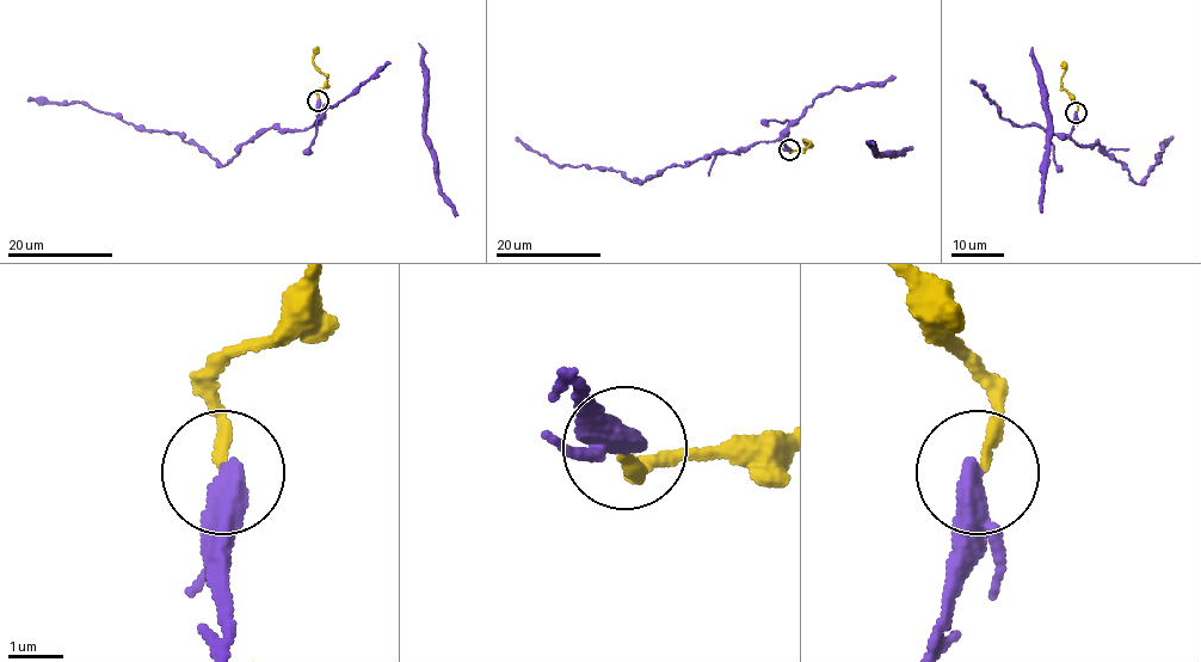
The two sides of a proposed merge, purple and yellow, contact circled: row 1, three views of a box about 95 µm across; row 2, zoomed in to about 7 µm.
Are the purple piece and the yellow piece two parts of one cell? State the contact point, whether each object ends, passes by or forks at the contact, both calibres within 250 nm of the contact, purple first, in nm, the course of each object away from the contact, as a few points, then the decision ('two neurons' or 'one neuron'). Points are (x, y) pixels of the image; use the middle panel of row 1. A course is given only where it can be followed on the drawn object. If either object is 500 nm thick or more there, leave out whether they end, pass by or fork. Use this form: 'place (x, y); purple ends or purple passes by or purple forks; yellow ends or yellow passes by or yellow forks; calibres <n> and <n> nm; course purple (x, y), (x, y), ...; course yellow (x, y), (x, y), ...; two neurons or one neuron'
place (789, 149); purple ends; yellow ends; calibres 480 and 180 nm; course purple (788, 149), (776, 140), (756, 141), (635, 182), (620, 171), (555, 165), (528, 149), (518, 136); course yellow (788, 149), (801, 151), (810, 143), (804, 140), (813, 145); two neurons

